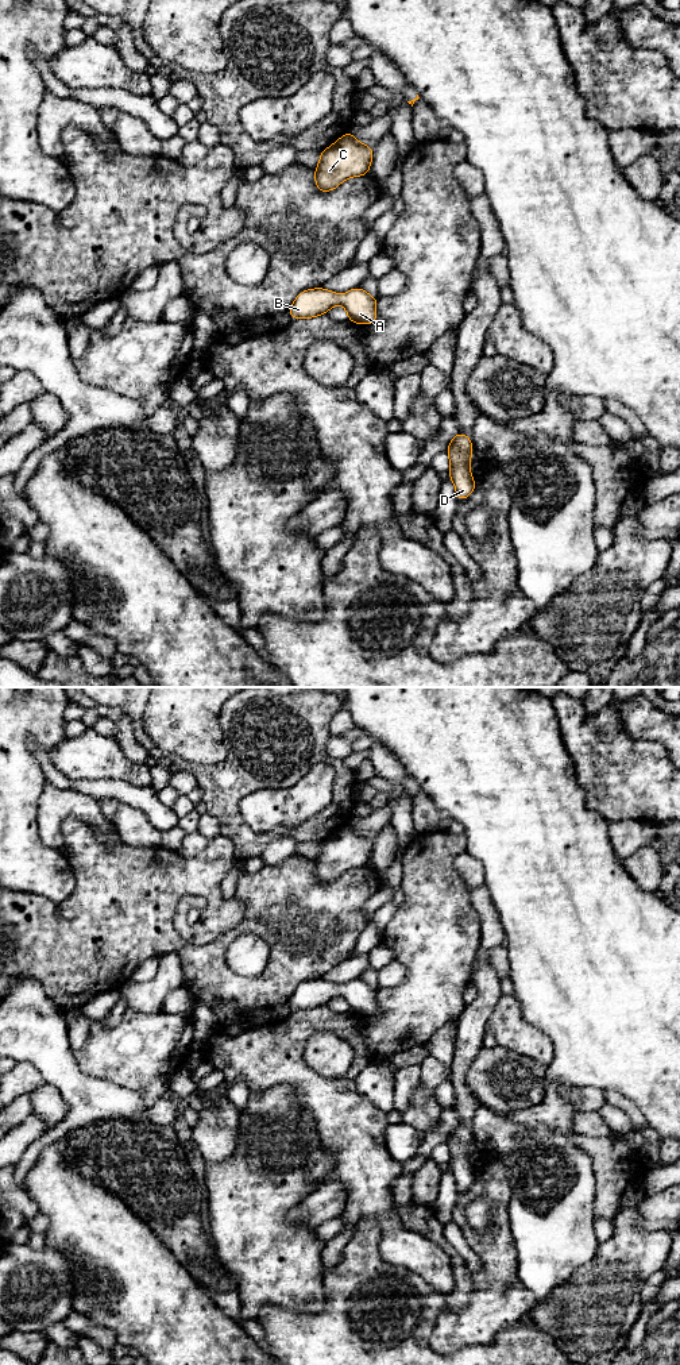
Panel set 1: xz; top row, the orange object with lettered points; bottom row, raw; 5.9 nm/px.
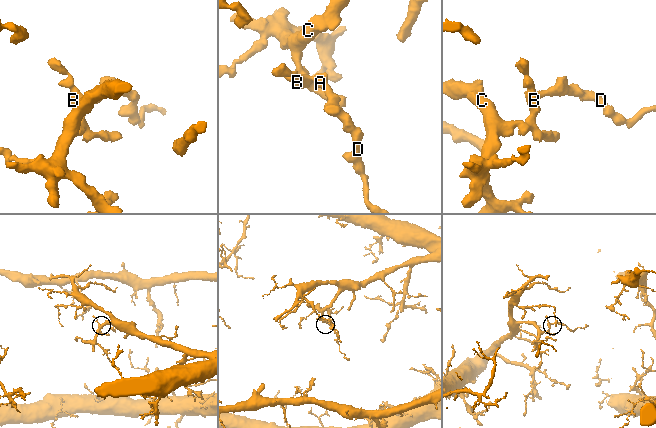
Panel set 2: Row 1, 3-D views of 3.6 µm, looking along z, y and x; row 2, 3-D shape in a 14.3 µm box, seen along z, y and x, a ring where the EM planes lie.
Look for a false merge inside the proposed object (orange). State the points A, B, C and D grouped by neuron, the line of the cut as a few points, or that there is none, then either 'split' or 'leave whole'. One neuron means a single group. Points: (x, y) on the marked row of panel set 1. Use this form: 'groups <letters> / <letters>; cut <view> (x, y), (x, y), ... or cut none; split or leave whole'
groups A B C D; cut none; leave whole

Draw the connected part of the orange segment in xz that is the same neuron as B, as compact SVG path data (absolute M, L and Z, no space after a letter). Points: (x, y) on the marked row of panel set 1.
M314 288L301 292L290 305L289 313L291 319L310 319L325 315L336 305L343 305L353 324L375 324L376 302L378 298L362 288L351 289L344 294Z

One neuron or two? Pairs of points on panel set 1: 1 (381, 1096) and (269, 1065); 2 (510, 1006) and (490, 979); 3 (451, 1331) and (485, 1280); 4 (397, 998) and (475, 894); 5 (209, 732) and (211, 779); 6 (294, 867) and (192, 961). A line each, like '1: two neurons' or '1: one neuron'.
1: two neurons
2: two neurons
3: one neuron
4: two neurons
5: two neurons
6: one neuron

